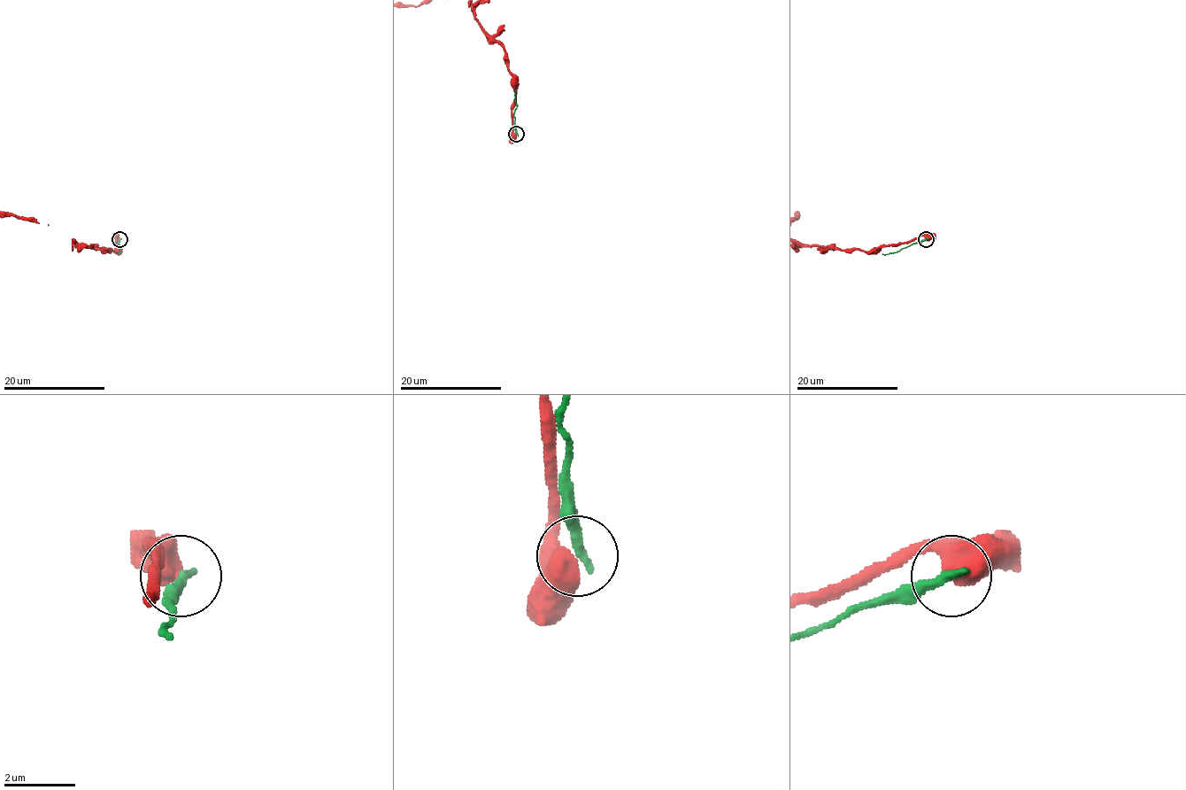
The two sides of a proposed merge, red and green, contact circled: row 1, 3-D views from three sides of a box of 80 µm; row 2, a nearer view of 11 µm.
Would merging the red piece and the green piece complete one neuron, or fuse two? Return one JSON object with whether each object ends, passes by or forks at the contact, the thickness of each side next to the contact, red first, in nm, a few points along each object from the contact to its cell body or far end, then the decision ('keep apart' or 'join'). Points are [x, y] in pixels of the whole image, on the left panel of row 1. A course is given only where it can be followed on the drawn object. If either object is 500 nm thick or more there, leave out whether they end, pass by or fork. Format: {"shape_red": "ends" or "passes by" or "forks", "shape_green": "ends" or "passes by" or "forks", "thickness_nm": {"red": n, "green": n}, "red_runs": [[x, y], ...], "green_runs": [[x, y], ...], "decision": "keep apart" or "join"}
{"thickness_nm": {"red": 650, "green": 320}, "green_runs": [[119, 239], [117, 246], [119, 254]], "decision": "keep apart"}

